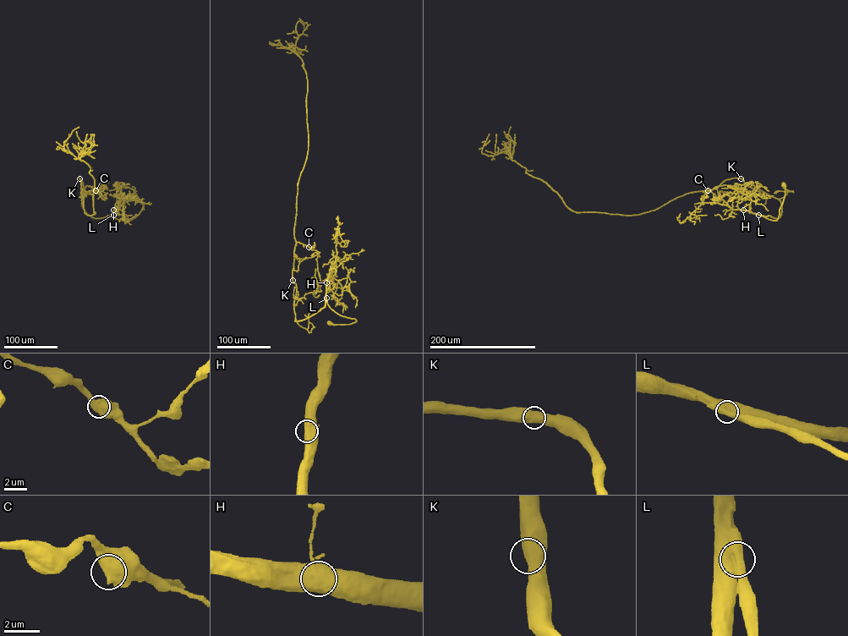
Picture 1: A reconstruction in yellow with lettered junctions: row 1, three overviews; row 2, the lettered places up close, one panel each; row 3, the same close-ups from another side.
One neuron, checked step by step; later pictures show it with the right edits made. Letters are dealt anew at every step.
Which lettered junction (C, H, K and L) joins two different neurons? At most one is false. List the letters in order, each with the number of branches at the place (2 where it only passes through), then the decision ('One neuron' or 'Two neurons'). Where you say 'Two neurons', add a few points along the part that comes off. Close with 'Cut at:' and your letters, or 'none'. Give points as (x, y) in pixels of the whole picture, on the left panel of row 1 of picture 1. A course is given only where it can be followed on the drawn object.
C: Branches: 1. One neuron
H: Branches: 1. One neuron
K: Branches: 1. One neuron
L: Branches: 1. One neuron
Cut at: none

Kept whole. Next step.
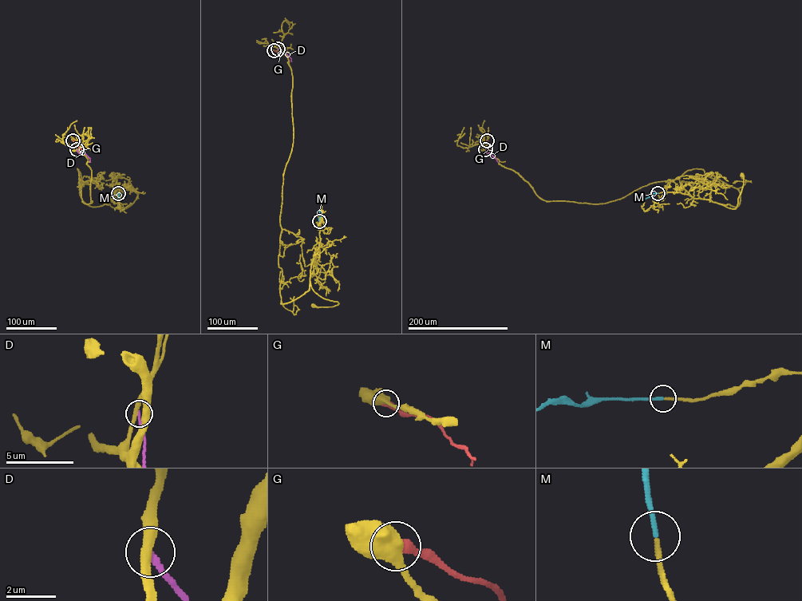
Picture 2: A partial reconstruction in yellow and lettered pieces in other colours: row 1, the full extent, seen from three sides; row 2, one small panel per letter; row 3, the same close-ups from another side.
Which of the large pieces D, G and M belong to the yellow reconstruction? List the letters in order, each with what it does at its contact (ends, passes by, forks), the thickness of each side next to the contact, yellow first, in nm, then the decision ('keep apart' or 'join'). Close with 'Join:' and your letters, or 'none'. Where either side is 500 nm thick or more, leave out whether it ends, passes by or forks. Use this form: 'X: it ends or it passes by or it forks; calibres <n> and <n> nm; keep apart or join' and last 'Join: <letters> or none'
D: it ends; calibres 360 and 200 nm; keep apart
G: calibres 500 and 440 nm; keep apart
M: it ends; calibres 200 and 200 nm; join
Join: M

